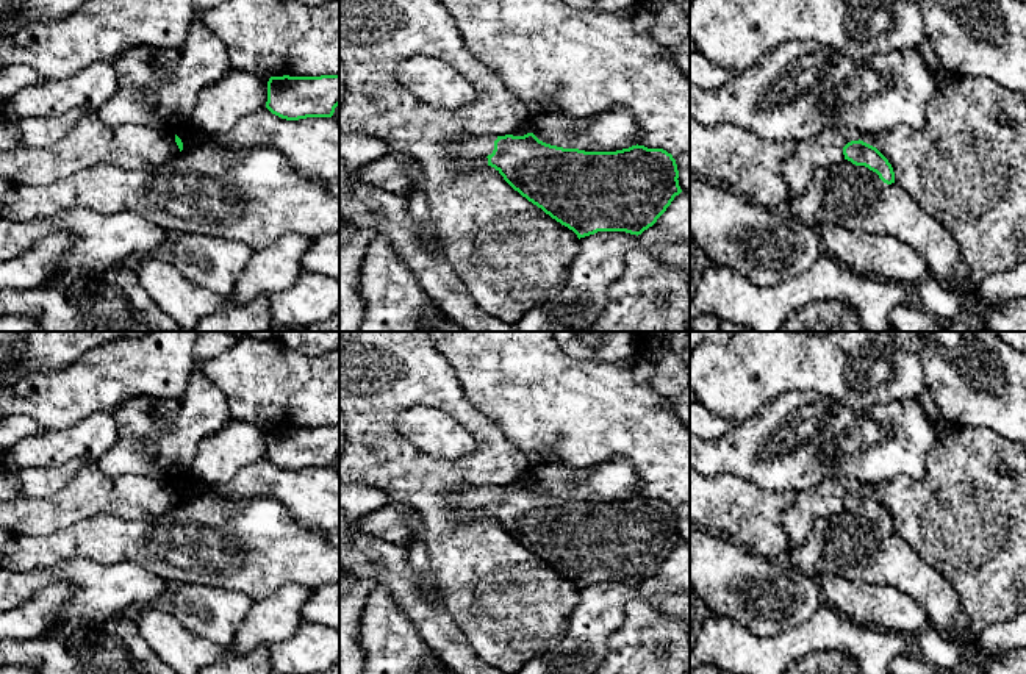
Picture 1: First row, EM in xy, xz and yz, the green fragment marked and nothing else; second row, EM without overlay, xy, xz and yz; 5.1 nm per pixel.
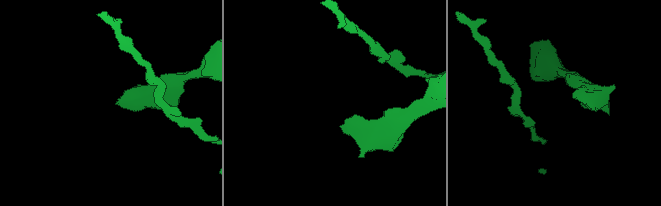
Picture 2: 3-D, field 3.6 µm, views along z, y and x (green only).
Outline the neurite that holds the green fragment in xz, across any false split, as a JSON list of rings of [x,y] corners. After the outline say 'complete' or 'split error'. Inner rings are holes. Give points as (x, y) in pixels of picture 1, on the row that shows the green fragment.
[[[533,133],[449,139],[444,145],[444,156],[460,166],[486,158],[488,166],[515,191],[572,230],[579,239],[597,231],[626,231],[638,236],[652,227],[682,192],[676,160],[663,149],[637,144],[616,152],[585,152],[546,144]]]; split error

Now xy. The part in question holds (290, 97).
[[[339,73],[321,77],[271,77],[266,108],[286,120],[332,117],[339,105]]]; complete

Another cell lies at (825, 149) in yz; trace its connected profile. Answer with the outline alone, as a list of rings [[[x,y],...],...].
[[[952,75],[945,86],[937,88],[926,108],[923,128],[899,125],[877,134],[862,134],[848,127],[824,128],[798,141],[795,152],[782,163],[790,200],[804,192],[818,167],[845,161],[843,147],[859,139],[876,147],[888,160],[895,181],[956,239],[968,271],[967,280],[954,288],[959,294],[974,292],[988,275],[1010,271],[1026,260],[1026,97],[1021,92],[999,86],[988,77]]]

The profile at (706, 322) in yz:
[[[701,314],[690,325],[690,332],[718,332],[719,321],[713,314]]]

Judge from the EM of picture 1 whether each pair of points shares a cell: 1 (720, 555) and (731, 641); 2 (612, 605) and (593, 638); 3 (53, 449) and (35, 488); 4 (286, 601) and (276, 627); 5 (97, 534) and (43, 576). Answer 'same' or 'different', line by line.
1: different
2: same
3: different
4: same
5: different

